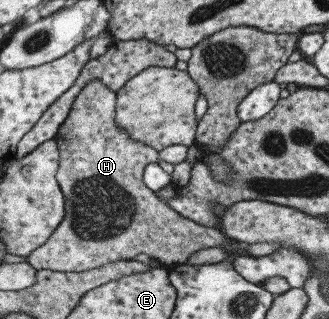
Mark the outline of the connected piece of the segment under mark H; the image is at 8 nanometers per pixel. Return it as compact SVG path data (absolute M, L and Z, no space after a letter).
M99 79L89 81L75 97L69 116L54 138L60 154L56 180L65 198L65 218L53 231L49 241L35 249L25 260L36 271L83 272L105 266L109 262L134 260L135 256L143 253L168 267L185 263L193 252L209 247L224 247L237 254L249 255L245 244L236 243L216 228L199 226L192 220L183 218L145 186L145 167L158 163L158 151L142 142L131 140L124 128L116 126L115 112L116 93Z

